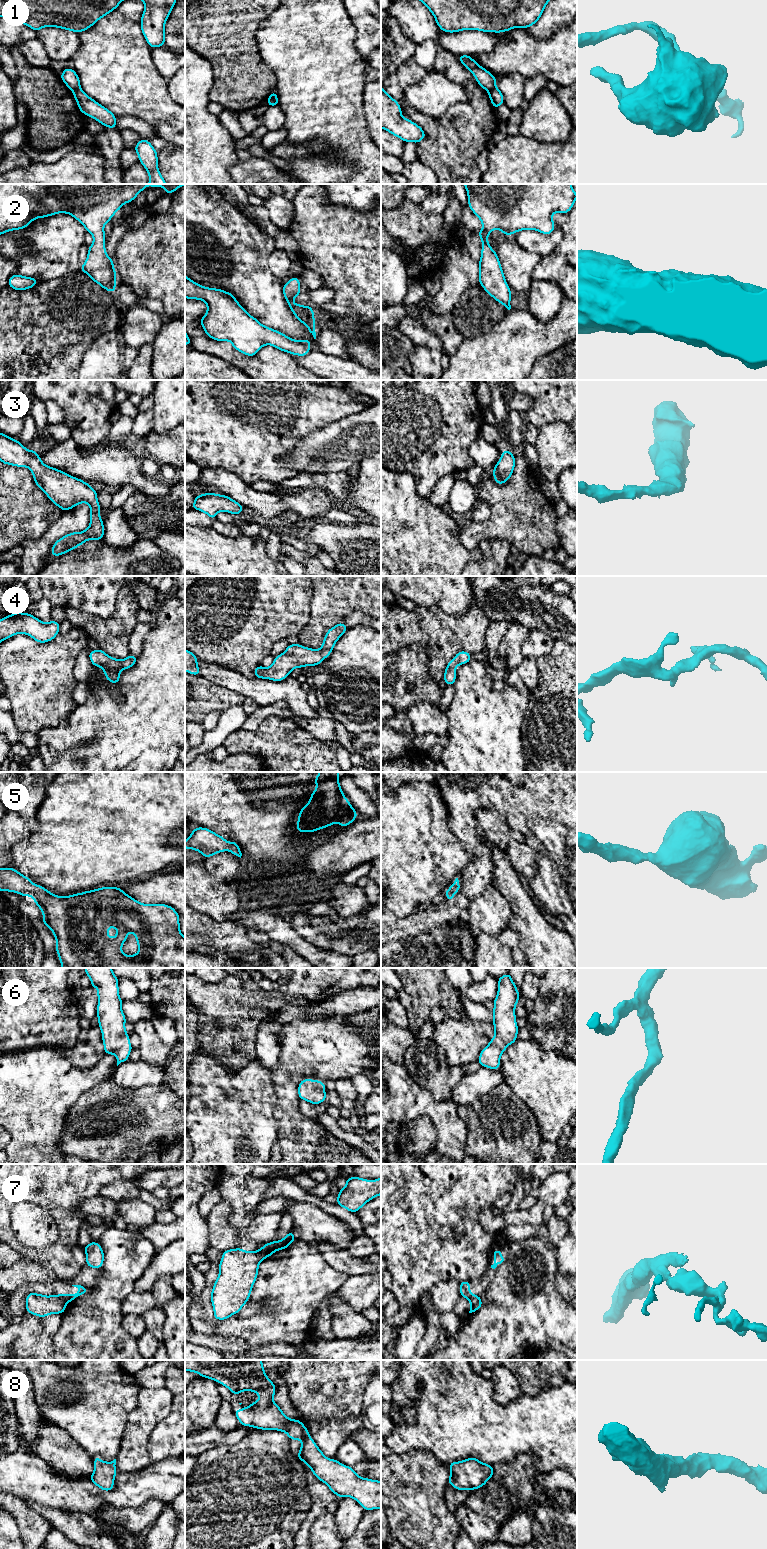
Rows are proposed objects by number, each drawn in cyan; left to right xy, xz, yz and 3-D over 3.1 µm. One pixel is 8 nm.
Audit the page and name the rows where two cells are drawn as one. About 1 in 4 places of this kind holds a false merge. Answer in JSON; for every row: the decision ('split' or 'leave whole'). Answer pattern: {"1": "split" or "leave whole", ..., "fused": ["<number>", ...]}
{"1": "split", "2": "leave whole", "3": "leave whole", "4": "leave whole", "5": "leave whole", "6": "leave whole", "7": "leave whole", "8": "leave whole", "fused": ["1"]}

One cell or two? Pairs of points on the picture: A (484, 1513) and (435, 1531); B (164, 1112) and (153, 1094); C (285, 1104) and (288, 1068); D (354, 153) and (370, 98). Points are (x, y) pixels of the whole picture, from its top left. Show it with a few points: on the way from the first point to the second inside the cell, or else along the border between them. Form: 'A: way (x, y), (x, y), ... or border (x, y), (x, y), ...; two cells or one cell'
A: border (454, 1513), (462, 1528); two cells
B: way (160, 1108), (153, 1101), (153, 1098); one cell
C: way (286, 1095), (286, 1077); one cell
D: border (363, 92), (363, 111), (370, 134); two cells

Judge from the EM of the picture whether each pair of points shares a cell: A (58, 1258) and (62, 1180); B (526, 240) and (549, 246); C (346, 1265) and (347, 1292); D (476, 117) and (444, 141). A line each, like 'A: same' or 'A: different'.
A: same
B: same
C: different
D: same

